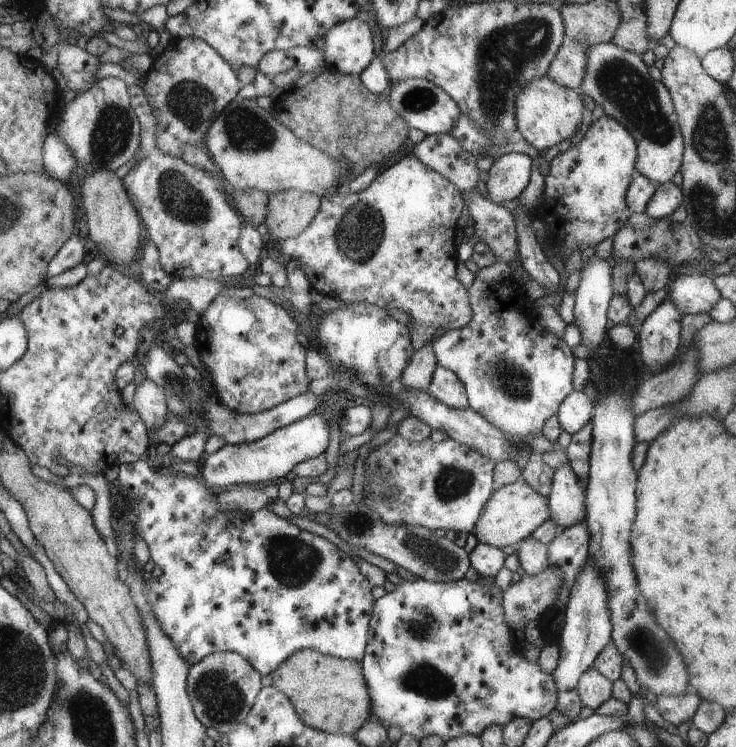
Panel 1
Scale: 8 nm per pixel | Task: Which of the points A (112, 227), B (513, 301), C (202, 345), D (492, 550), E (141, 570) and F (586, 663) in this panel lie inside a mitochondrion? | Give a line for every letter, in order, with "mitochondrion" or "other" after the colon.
A: other
B: other
C: other
D: other
E: other
F: other

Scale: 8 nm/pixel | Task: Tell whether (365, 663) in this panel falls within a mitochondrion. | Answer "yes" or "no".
no

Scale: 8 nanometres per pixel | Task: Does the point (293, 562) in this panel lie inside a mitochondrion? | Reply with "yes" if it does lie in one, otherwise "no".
yes

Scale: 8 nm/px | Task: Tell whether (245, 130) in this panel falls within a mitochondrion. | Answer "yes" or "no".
yes

